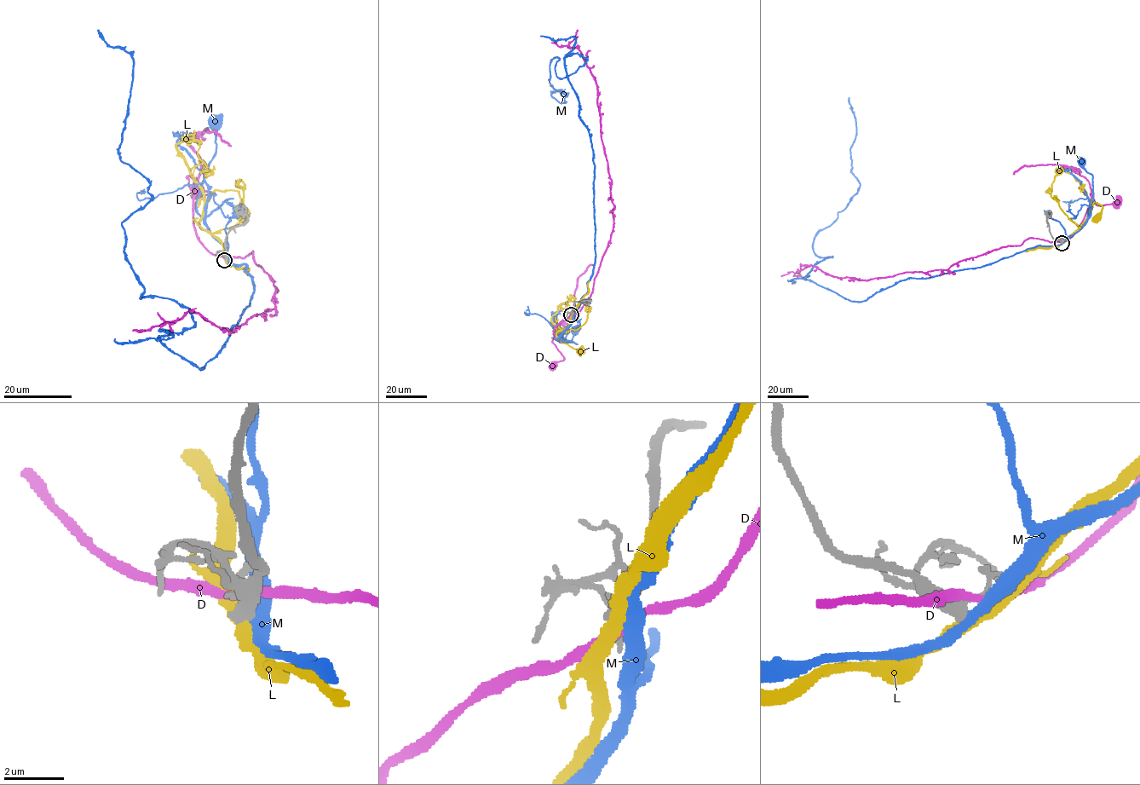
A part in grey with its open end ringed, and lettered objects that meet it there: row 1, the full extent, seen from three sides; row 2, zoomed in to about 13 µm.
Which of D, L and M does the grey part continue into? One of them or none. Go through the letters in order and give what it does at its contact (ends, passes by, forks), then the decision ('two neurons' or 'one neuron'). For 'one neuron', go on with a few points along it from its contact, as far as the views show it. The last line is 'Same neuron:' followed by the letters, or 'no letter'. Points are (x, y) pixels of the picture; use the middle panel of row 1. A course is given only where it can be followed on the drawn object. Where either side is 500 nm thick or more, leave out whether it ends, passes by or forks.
D: it passes by; two neurons
L: it passes by; two neurons
M: it passes by; two neurons
Same neuron: no letter

